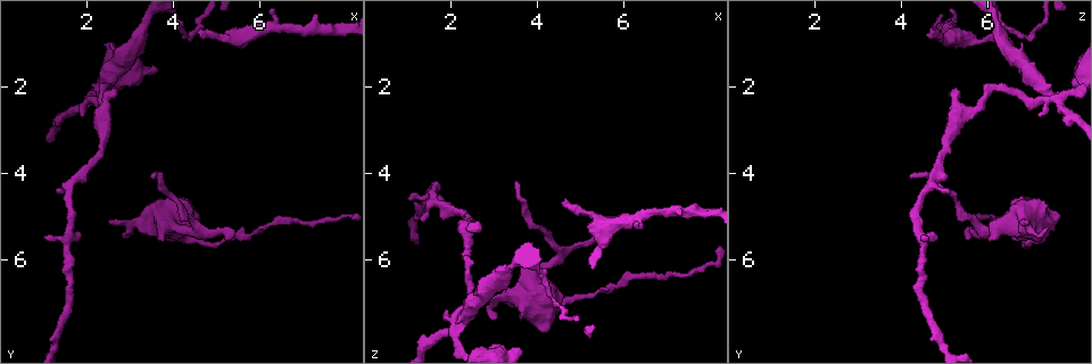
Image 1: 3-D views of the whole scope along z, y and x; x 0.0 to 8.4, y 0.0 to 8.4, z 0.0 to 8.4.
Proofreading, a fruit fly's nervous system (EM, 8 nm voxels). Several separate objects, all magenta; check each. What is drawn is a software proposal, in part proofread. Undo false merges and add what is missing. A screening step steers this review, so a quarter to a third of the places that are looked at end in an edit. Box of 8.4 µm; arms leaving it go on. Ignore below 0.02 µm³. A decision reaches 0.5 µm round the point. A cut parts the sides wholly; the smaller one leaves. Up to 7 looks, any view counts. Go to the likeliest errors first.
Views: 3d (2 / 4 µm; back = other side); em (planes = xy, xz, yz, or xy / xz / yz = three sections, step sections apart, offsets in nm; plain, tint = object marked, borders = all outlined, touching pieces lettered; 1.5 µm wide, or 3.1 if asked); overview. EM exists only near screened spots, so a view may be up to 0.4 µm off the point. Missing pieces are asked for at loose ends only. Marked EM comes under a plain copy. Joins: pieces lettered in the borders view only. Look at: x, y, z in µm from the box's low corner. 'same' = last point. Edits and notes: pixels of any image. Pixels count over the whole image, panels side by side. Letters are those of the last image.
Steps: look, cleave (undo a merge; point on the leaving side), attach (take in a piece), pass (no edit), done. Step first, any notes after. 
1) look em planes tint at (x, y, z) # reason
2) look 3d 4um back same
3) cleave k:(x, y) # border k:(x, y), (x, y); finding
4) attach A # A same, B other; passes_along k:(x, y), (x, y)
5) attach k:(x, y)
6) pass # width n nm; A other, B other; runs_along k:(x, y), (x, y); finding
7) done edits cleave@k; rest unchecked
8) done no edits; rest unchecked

look em planes borders at (2.15, 2.25, 7.60) # calibre changes

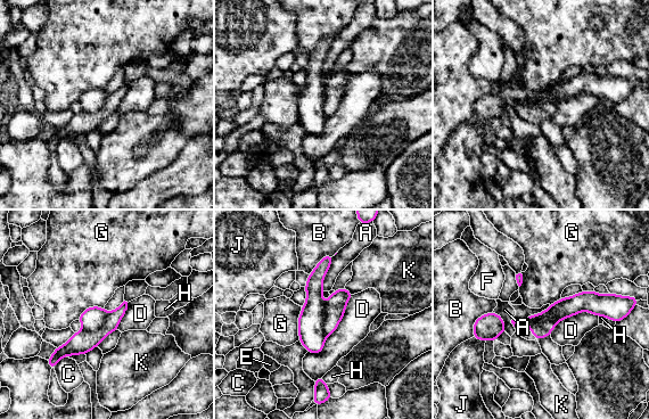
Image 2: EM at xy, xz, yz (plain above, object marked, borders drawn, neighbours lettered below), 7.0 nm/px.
cleave 2:(541, 328) # width 150 nm; A other, B other, C other, D other, E other, F other, G other, H other, J other, K other; border 2:(556, 317), (548, 313), (526, 323); a second neuron is stuck on

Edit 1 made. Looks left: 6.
look em xz step 4 borders at (4.65, 0.90, 4.65) # free end

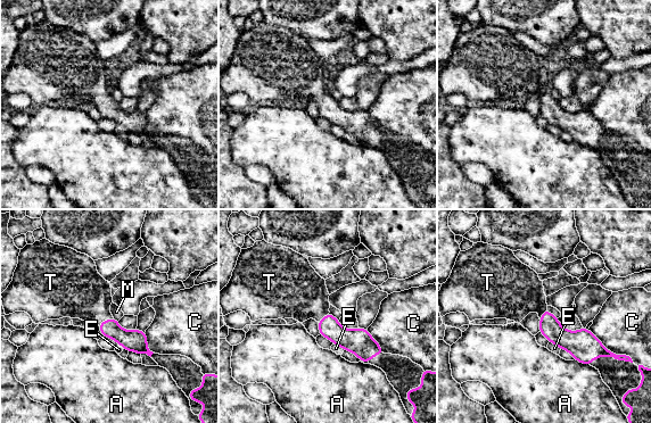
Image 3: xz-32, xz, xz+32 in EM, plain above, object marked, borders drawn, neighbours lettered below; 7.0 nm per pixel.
attach T # width 150 nm; A other, C other, E other, M other, T same; passes_along 3:(134, 340), (106, 320), (83, 293); it goes on there

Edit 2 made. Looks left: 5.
look overview # redraw

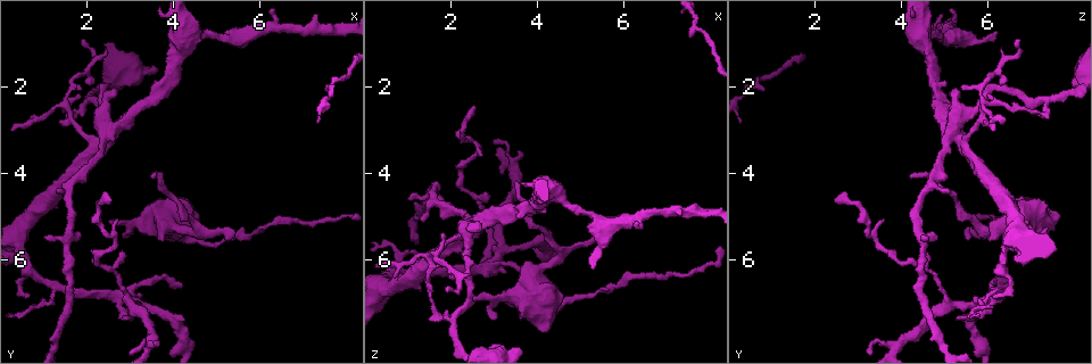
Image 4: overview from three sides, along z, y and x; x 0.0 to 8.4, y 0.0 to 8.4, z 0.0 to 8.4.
look em 3.1um planes borders at (1.25, 4.45, 5.05) # thin end

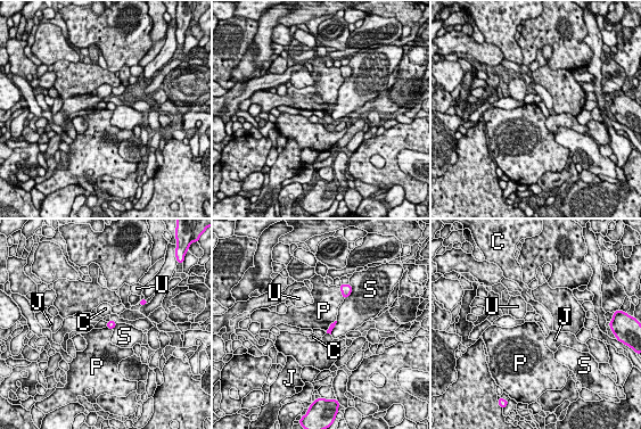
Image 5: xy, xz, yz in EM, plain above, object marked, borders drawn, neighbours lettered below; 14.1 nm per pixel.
pass # C other, J other, P other, S other, U other; border 5:(335, 320), (326, 331); no lettered piece goes on from it

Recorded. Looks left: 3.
done edits cleave@2, attach@3; rest unchecked

